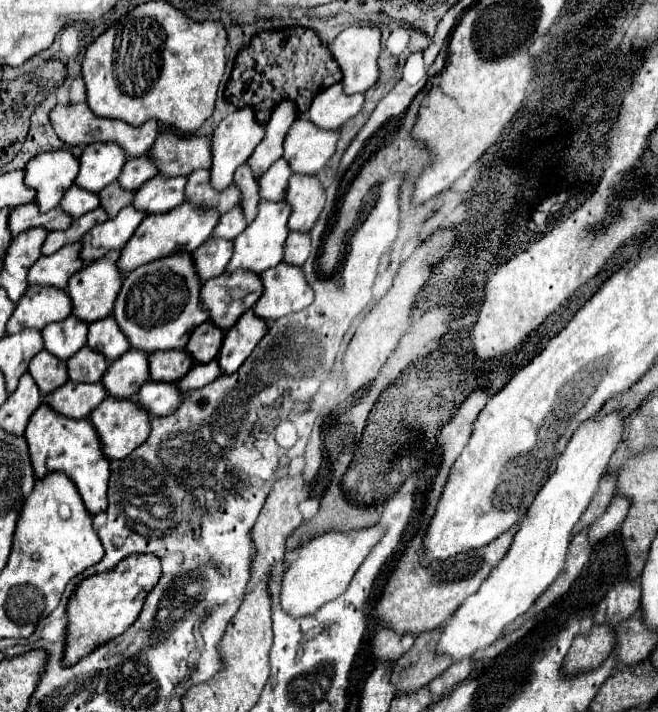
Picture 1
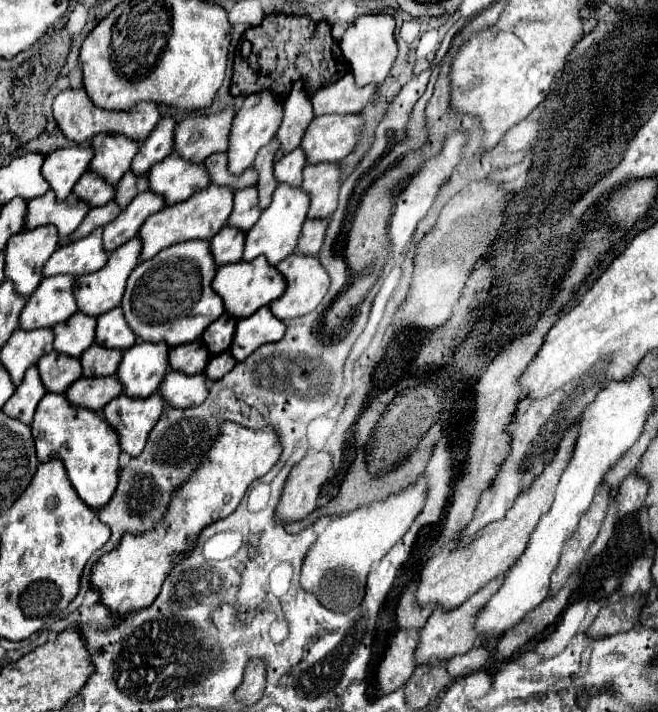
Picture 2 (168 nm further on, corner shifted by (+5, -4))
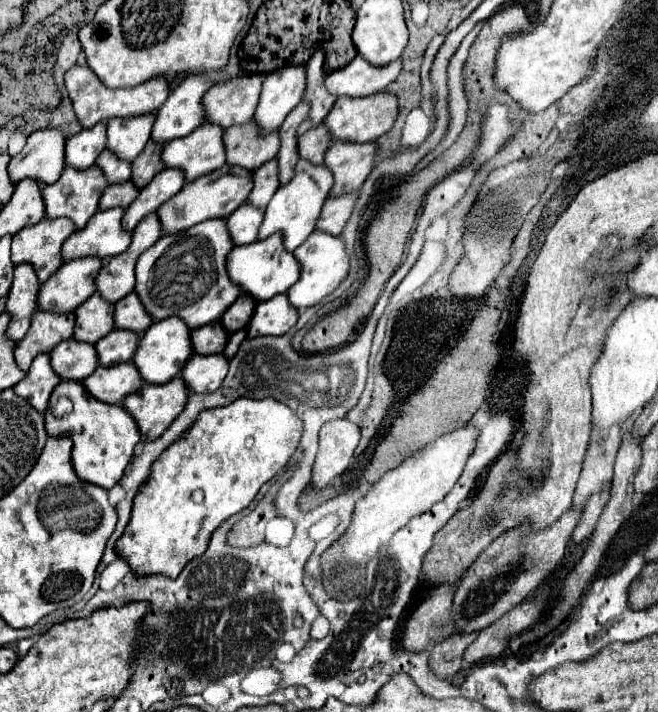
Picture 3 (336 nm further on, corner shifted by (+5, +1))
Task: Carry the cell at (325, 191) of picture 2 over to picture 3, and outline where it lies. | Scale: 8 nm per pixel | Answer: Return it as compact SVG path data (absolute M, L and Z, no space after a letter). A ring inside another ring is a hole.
M334 140L324 160L324 166L334 174L334 190L330 196L360 190L376 166L378 150L376 142L358 144L350 140Z

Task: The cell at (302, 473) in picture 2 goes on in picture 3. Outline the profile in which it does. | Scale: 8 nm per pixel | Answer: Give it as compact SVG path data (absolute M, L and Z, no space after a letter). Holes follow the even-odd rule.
M346 418L330 420L322 426L320 450L312 472L312 486L316 490L328 486L332 478L340 476L348 468L358 442L360 442L360 426Z

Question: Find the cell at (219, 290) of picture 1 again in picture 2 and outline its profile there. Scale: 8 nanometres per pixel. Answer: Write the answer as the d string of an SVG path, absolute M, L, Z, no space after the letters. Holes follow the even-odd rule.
M252 259L250 263L238 261L238 263L230 263L226 267L220 267L212 281L212 289L222 297L224 311L230 317L244 319L244 317L252 315L254 311L258 311L260 307L268 305L270 301L278 299L284 293L286 283L284 283L282 275L278 275L278 271L266 263L266 259Z

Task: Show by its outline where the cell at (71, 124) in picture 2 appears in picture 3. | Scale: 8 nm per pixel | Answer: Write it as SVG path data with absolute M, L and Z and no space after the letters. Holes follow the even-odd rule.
M78 64L66 72L66 88L68 88L70 100L74 104L76 116L84 128L90 128L102 120L110 120L114 116L126 118L126 116L140 116L140 114L156 112L170 94L170 82L162 74L154 76L138 86L112 90L112 88L106 88L88 66L78 66Z

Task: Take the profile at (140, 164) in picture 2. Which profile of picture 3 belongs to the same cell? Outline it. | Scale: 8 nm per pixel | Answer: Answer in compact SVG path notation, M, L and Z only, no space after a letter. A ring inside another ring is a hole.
M204 74L186 76L160 106L152 128L152 140L164 144L172 138L182 138L198 128L206 118L202 98L212 86L214 84Z

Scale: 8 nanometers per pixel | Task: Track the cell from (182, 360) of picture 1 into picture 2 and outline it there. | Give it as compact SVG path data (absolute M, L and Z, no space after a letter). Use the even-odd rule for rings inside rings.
M202 341L188 343L186 347L170 349L170 369L184 375L198 375L204 371L210 353L202 347Z

